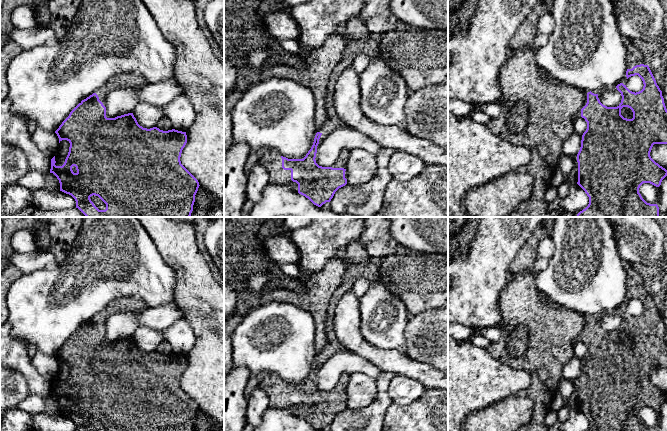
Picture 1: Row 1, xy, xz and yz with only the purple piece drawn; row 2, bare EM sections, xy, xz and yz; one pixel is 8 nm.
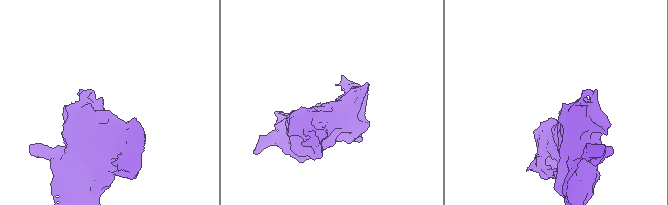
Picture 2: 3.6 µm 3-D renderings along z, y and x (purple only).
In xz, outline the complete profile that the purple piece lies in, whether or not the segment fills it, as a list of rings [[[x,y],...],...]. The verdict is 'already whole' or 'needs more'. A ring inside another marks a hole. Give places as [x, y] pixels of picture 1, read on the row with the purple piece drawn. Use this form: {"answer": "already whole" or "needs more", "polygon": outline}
{"answer": "needs more", "polygon": [[[376,36],[366,40],[348,40],[327,84],[325,99],[327,120],[317,129],[313,145],[303,159],[288,159],[278,155],[265,159],[270,184],[289,186],[318,207],[330,202],[335,192],[347,184],[346,163],[350,151],[343,149],[331,167],[322,167],[315,160],[317,146],[334,130],[345,126],[333,104],[335,83],[339,75],[352,67],[358,55],[366,54],[374,58],[378,53],[379,40]]]}

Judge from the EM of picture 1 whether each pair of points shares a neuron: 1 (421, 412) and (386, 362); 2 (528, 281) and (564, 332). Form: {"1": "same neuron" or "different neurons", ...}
{"1": "different neurons", "2": "same neuron"}

